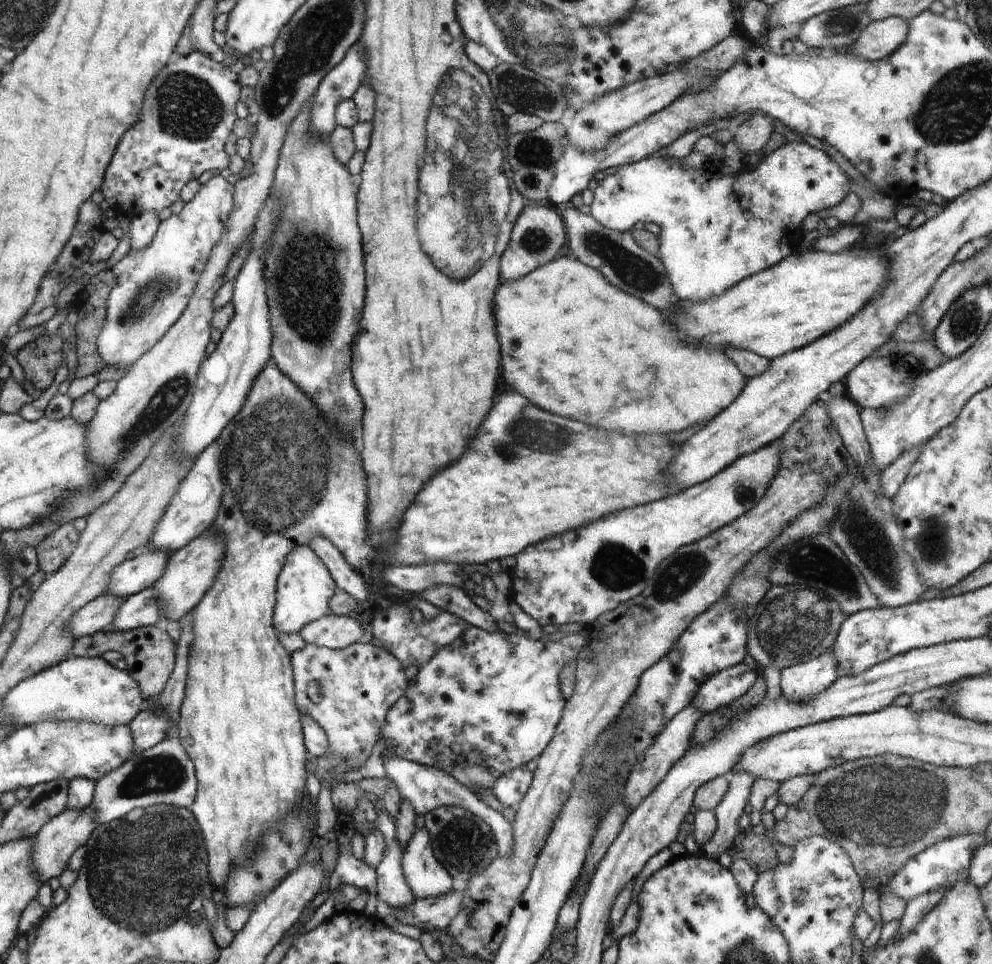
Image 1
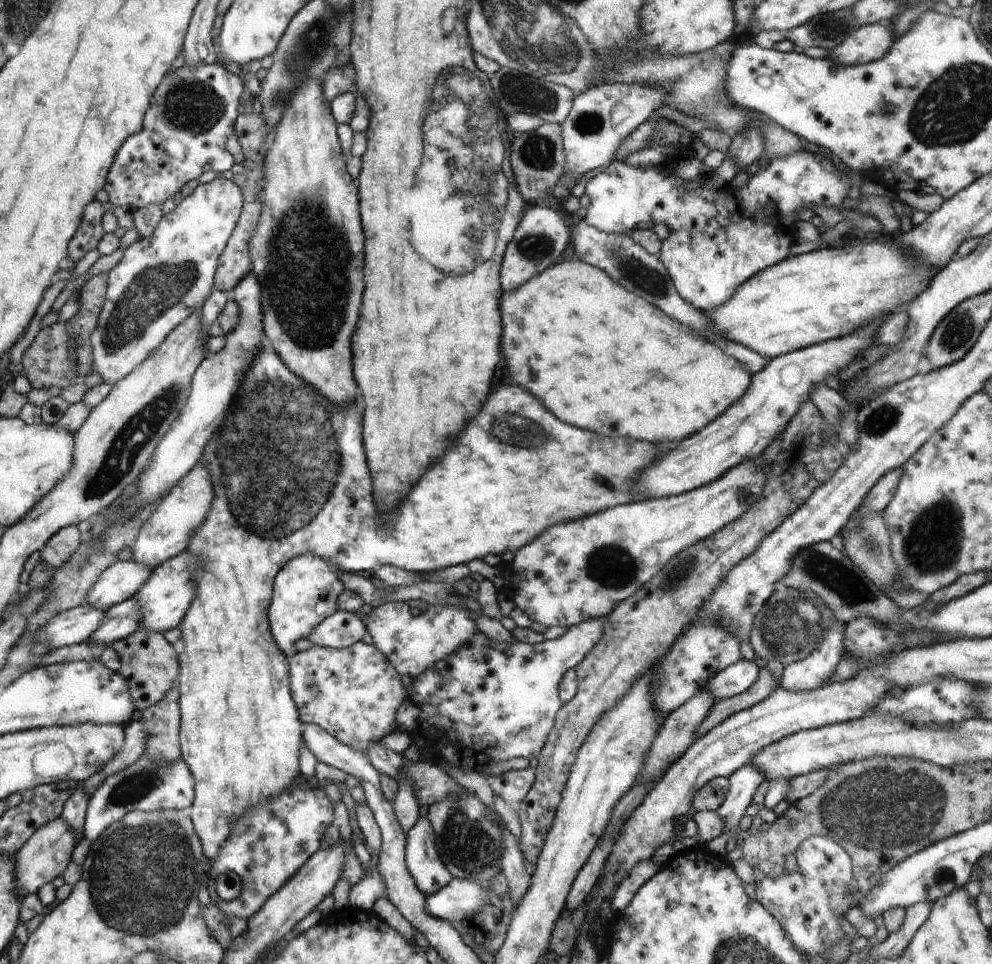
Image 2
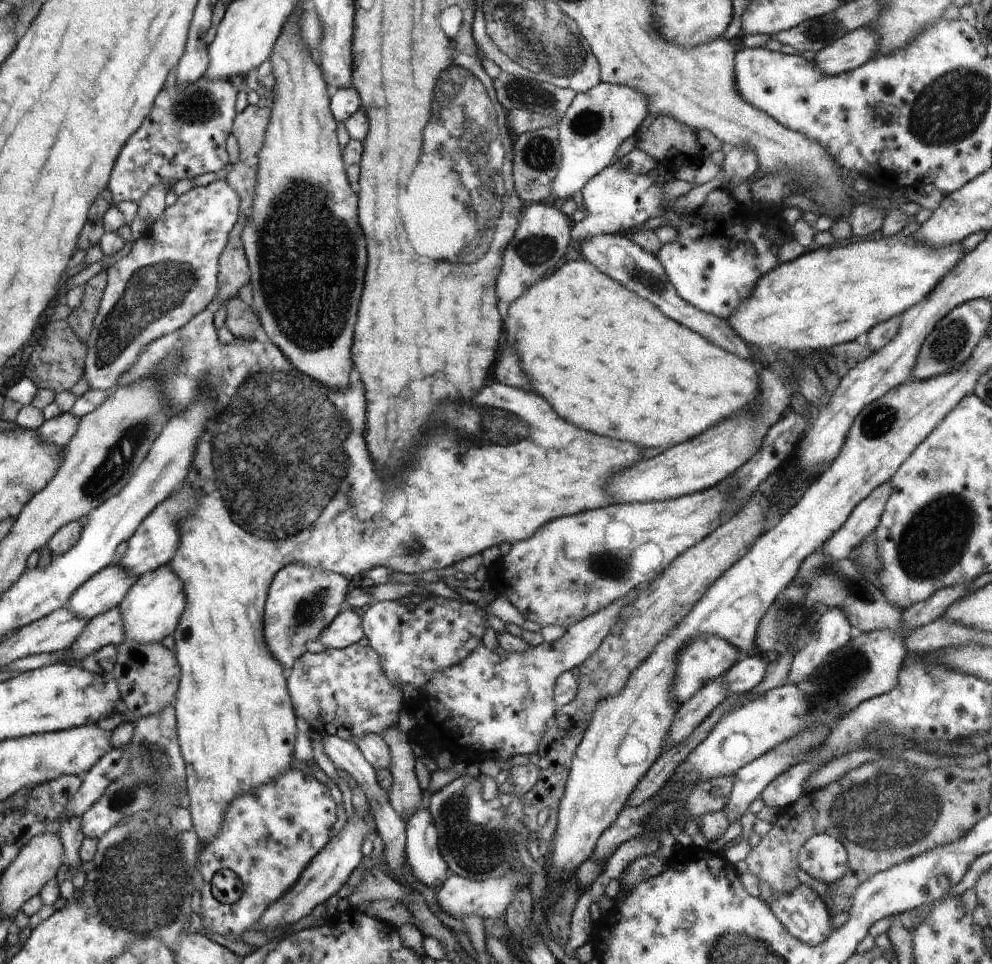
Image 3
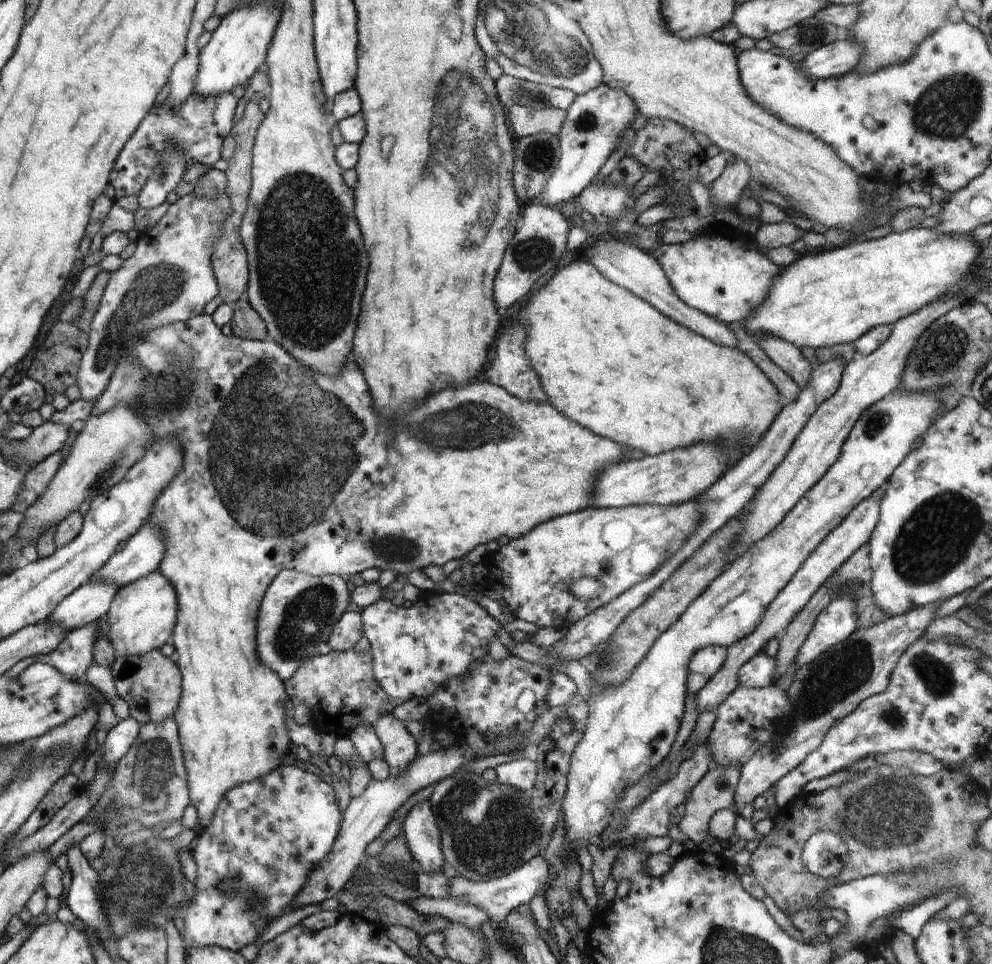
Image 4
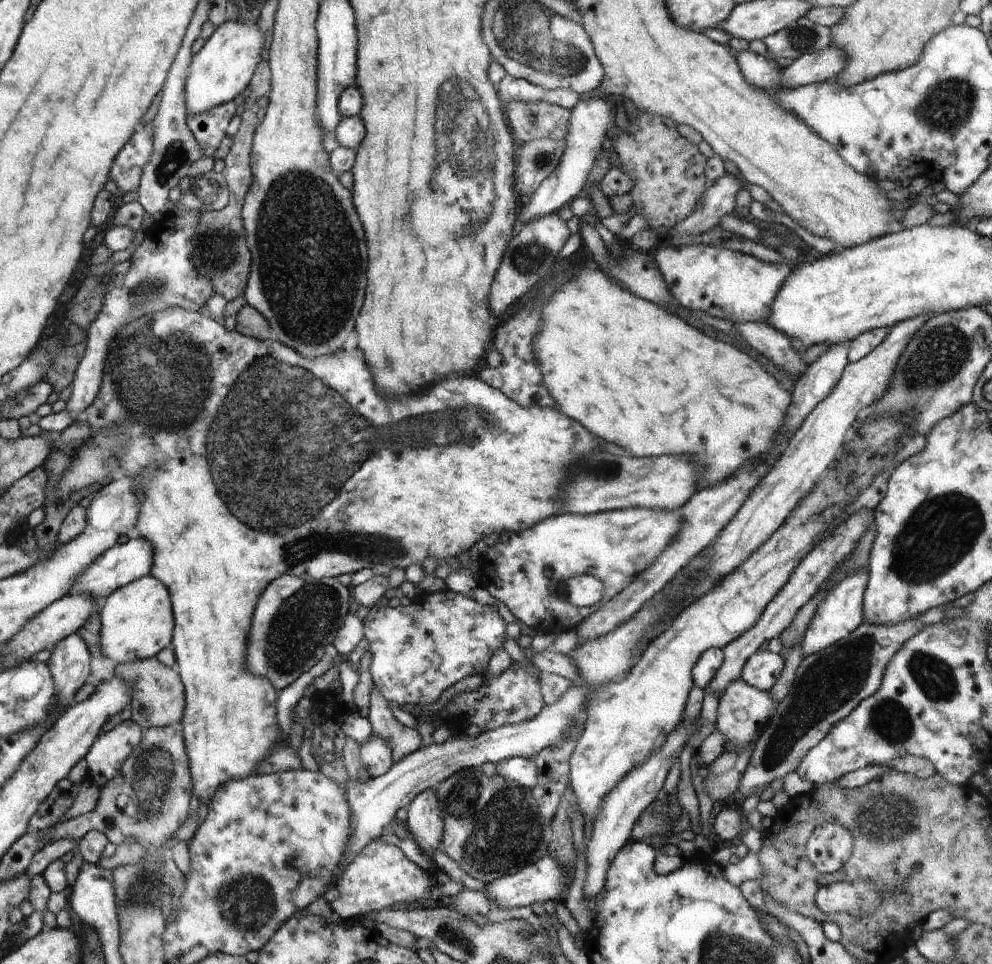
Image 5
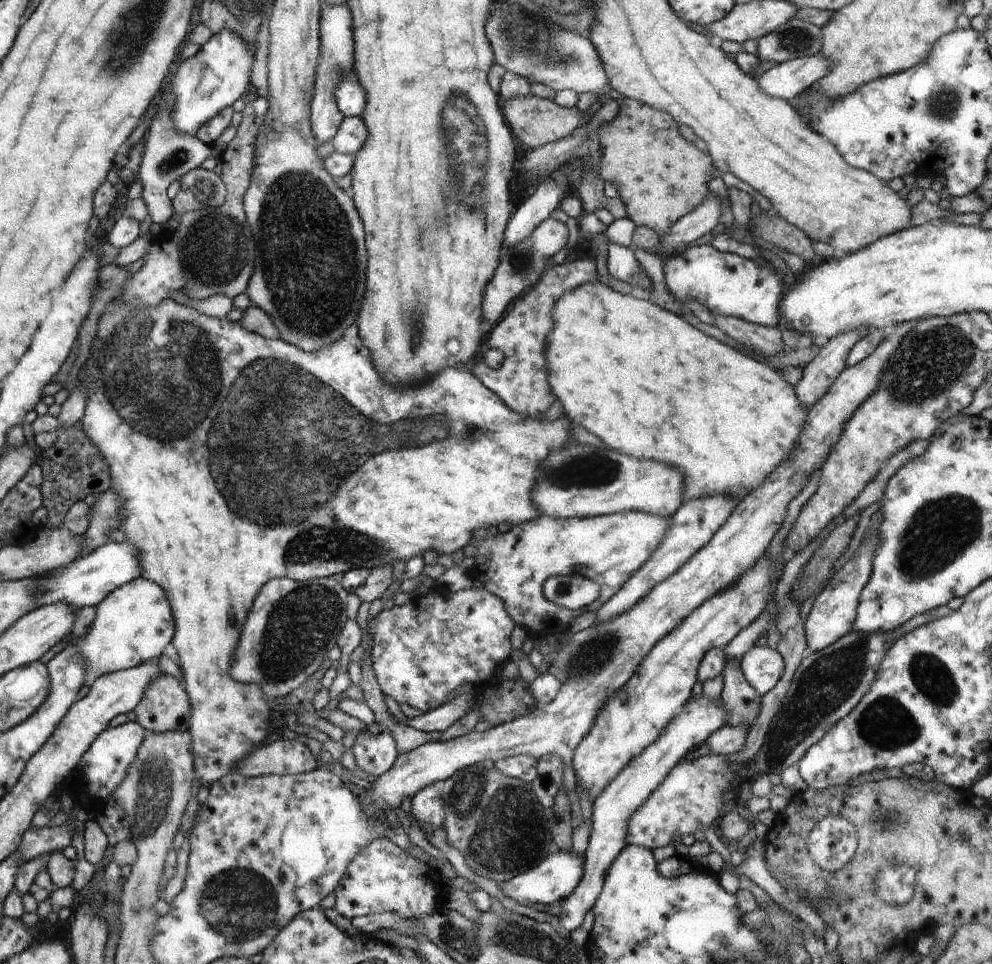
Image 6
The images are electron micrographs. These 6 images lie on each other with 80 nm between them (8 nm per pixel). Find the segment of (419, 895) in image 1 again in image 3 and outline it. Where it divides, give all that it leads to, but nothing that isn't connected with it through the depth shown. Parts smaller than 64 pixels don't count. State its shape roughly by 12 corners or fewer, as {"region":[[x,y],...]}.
{"region":[[429,810],[405,822],[405,857],[436,891],[450,868]]}

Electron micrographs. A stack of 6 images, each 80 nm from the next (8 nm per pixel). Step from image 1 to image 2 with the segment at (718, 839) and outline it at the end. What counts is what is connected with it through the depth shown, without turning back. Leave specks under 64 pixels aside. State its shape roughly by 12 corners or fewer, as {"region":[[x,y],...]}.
{"region":[[752,764],[729,776],[729,792],[716,812],[724,833],[738,824],[766,778]]}

